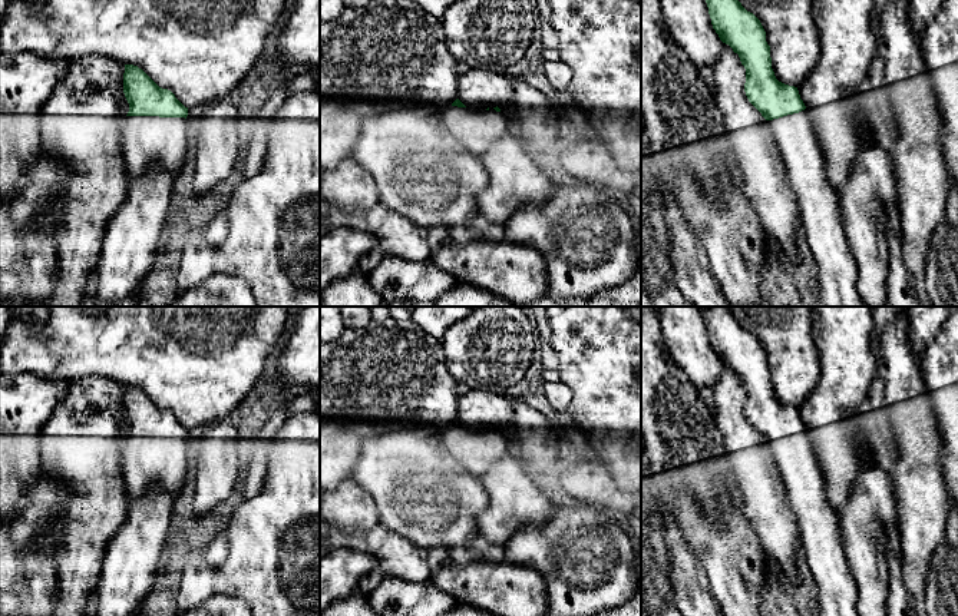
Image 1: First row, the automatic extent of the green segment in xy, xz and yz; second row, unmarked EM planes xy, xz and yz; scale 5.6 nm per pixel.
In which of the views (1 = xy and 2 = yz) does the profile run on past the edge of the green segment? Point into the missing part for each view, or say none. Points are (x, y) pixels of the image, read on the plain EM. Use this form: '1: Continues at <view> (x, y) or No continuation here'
1: Continues at xy (146, 462)
2: Continues at yz (838, 595)

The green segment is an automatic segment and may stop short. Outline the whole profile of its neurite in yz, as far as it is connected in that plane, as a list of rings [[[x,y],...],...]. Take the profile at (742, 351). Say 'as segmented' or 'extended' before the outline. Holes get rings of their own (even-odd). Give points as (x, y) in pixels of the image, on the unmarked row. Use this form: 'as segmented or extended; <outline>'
extended; [[[701,307],[713,350],[720,361],[739,375],[746,390],[744,413],[749,423],[767,441],[767,448],[782,477],[787,500],[797,520],[806,563],[817,587],[820,616],[860,616],[858,612],[859,589],[845,556],[843,539],[836,513],[832,510],[825,489],[820,464],[816,460],[807,430],[795,407],[779,403],[772,390],[770,367],[760,341],[737,321],[730,307]]]

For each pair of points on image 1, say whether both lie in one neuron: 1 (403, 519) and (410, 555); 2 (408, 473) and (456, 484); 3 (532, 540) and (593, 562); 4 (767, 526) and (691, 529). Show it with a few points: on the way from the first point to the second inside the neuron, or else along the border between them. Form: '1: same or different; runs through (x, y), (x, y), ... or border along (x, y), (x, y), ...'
1: different; border along (379, 522), (423, 547), (440, 547)
2: same; runs through (419, 484), (445, 484)
3: same; runs through (547, 549), (578, 552)
4: different; border along (742, 494), (745, 516), (762, 549)

